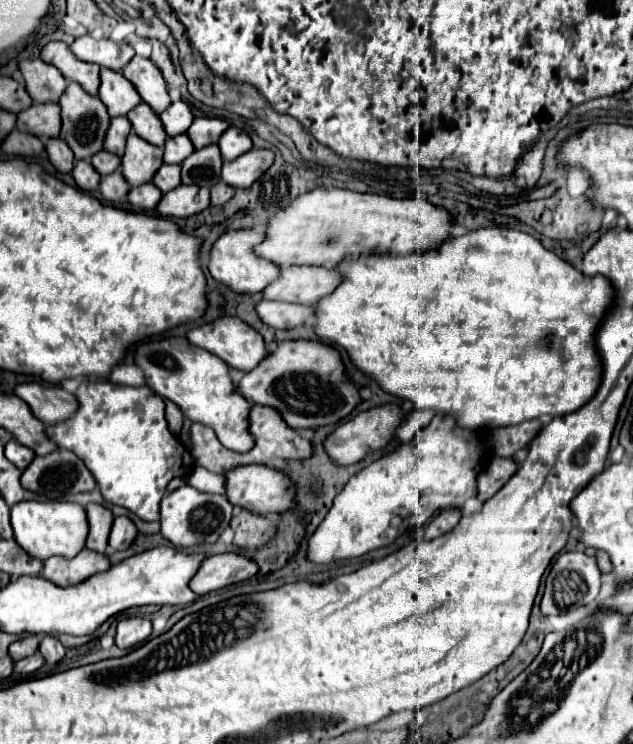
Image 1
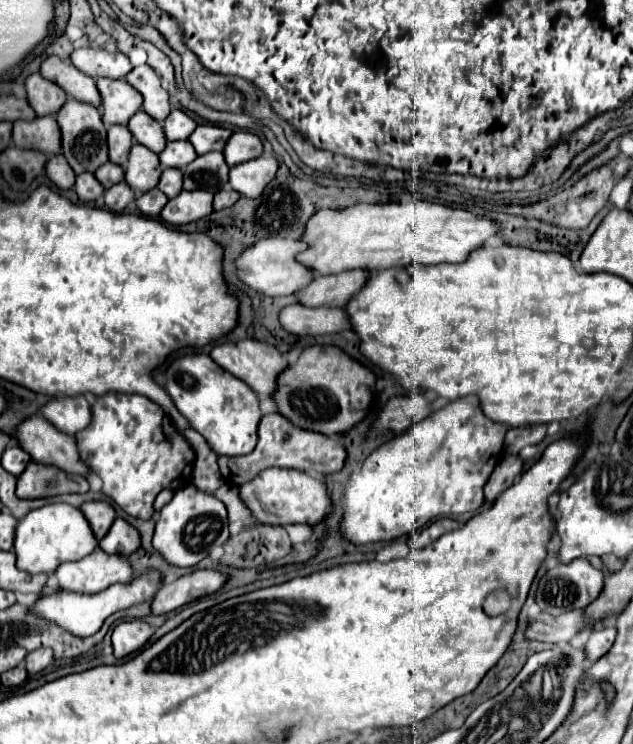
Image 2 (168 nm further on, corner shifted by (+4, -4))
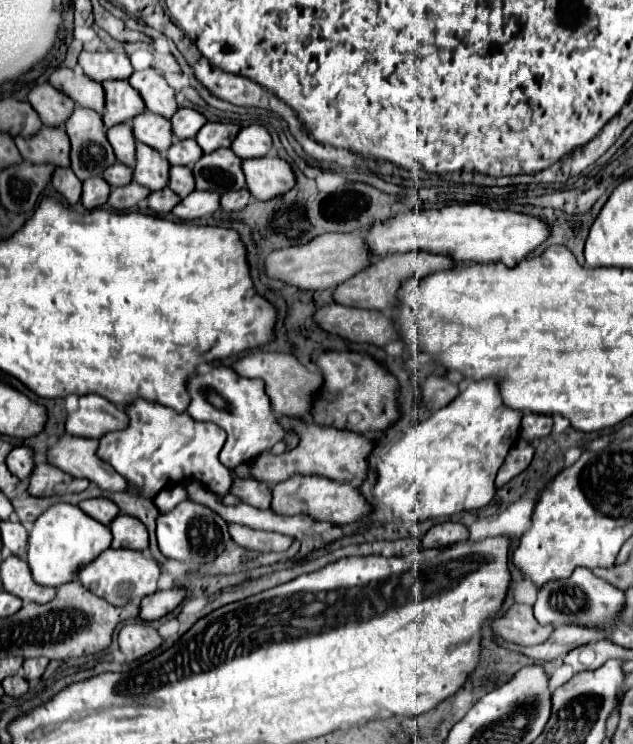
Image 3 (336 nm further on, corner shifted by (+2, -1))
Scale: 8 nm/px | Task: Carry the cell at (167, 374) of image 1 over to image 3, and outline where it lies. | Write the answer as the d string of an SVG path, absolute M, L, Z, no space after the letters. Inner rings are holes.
M216 366L206 374L190 376L188 392L192 396L192 402L186 412L196 420L214 422L222 430L226 430L228 438L220 452L220 462L230 470L240 466L242 462L248 462L250 458L256 458L260 452L270 450L280 440L286 442L286 450L294 450L298 446L298 436L278 424L278 416L270 406L270 398L262 380L242 378L230 368Z

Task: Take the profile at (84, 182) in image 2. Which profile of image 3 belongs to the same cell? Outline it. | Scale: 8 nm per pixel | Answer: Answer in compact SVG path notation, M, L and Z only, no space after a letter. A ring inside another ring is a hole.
M90 178L90 182L84 182L84 192L82 192L82 204L86 210L100 208L108 202L110 186L104 178Z

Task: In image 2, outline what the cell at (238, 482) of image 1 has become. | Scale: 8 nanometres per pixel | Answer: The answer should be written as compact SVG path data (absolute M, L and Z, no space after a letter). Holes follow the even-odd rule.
M264 469L252 481L240 485L240 499L250 509L256 523L264 525L288 525L288 523L308 523L314 525L326 517L330 511L330 497L326 485L320 479L308 477L294 469Z

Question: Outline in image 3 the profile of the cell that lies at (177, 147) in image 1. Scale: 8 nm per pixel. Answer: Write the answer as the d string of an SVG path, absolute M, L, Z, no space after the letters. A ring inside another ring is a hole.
M194 138L188 140L174 140L174 144L168 150L168 162L180 164L180 166L194 166L194 162L198 162L198 158L202 158L202 148L198 146L198 142Z

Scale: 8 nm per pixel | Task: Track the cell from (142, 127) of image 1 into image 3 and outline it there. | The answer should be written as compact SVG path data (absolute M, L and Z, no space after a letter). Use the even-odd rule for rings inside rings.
M142 112L134 118L134 136L136 140L140 140L146 146L152 146L154 150L158 150L160 154L166 154L166 150L170 148L174 134L172 134L172 124L154 114L154 112Z

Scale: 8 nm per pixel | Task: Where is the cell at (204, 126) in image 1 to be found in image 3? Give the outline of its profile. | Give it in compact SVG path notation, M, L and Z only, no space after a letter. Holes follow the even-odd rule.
M208 122L202 126L202 130L196 134L198 146L210 154L218 148L228 148L232 140L236 138L240 126L238 124L222 124L222 122Z

